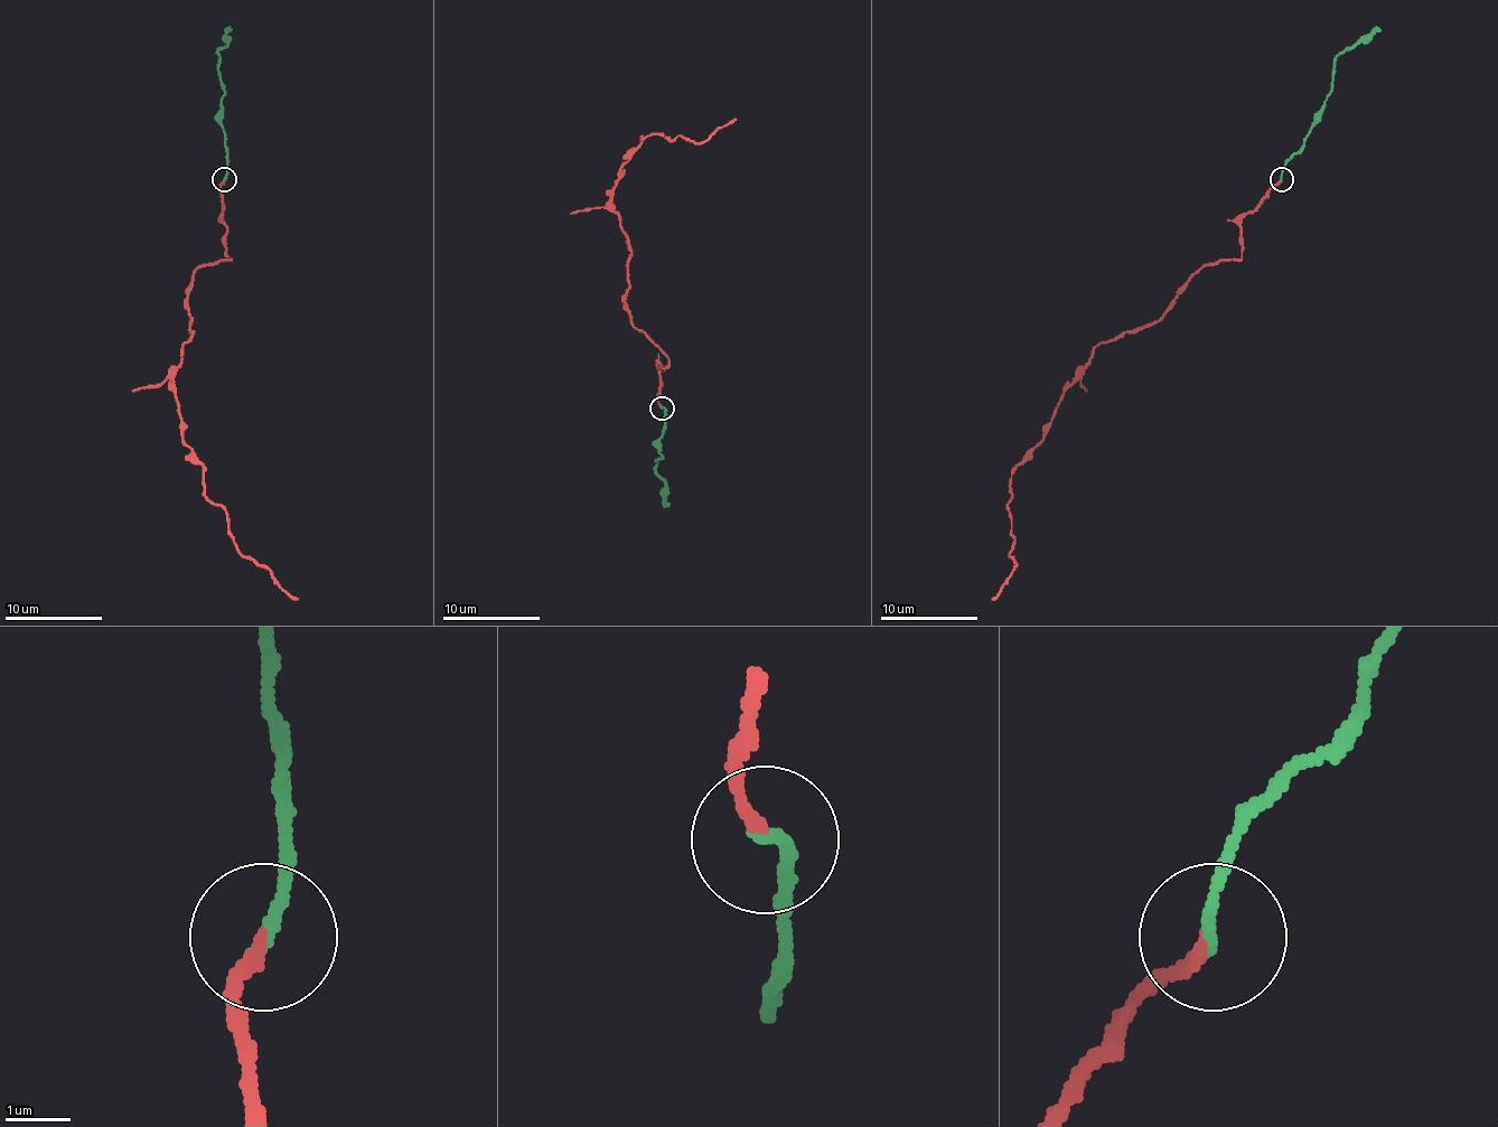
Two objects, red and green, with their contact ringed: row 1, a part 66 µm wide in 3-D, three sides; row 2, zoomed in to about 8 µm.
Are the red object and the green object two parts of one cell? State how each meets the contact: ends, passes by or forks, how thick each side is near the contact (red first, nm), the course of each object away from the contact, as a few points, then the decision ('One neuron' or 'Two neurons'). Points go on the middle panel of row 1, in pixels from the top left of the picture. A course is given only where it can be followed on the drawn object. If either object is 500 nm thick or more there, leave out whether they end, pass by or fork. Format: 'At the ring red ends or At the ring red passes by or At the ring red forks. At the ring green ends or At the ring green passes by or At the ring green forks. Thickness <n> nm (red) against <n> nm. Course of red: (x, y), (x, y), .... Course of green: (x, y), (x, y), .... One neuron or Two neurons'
At the ring red ends. At the ring green ends. Thickness 190 nm (red) against 180 nm. Course of red: (663, 407), (667, 356), (632, 322), (632, 245), (611, 191), (640, 135), (703, 143), (736, 119). Course of green: (663, 407), (663, 456), (655, 461), (655, 472), (665, 482), (663, 507). One neuron

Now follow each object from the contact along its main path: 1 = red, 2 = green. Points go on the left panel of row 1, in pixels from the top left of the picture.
1: (225, 179), (230, 260), (194, 274), (194, 335), (174, 374), (181, 439), (236, 547), (298, 599)
2: (225, 179), (225, 92), (217, 58), (217, 52), (227, 44), (225, 29)

